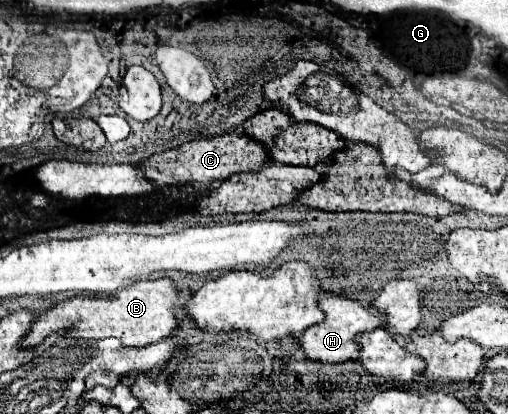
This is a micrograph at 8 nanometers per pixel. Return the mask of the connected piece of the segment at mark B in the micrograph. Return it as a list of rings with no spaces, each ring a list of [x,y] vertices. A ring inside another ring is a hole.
[[[169,279],[137,281],[109,295],[71,297],[63,303],[57,303],[49,311],[41,313],[19,345],[23,349],[33,349],[41,345],[47,335],[59,331],[65,337],[75,337],[85,341],[117,337],[125,347],[145,347],[169,337],[171,331],[177,329],[177,319],[173,315],[175,303],[177,303],[177,289]]]

